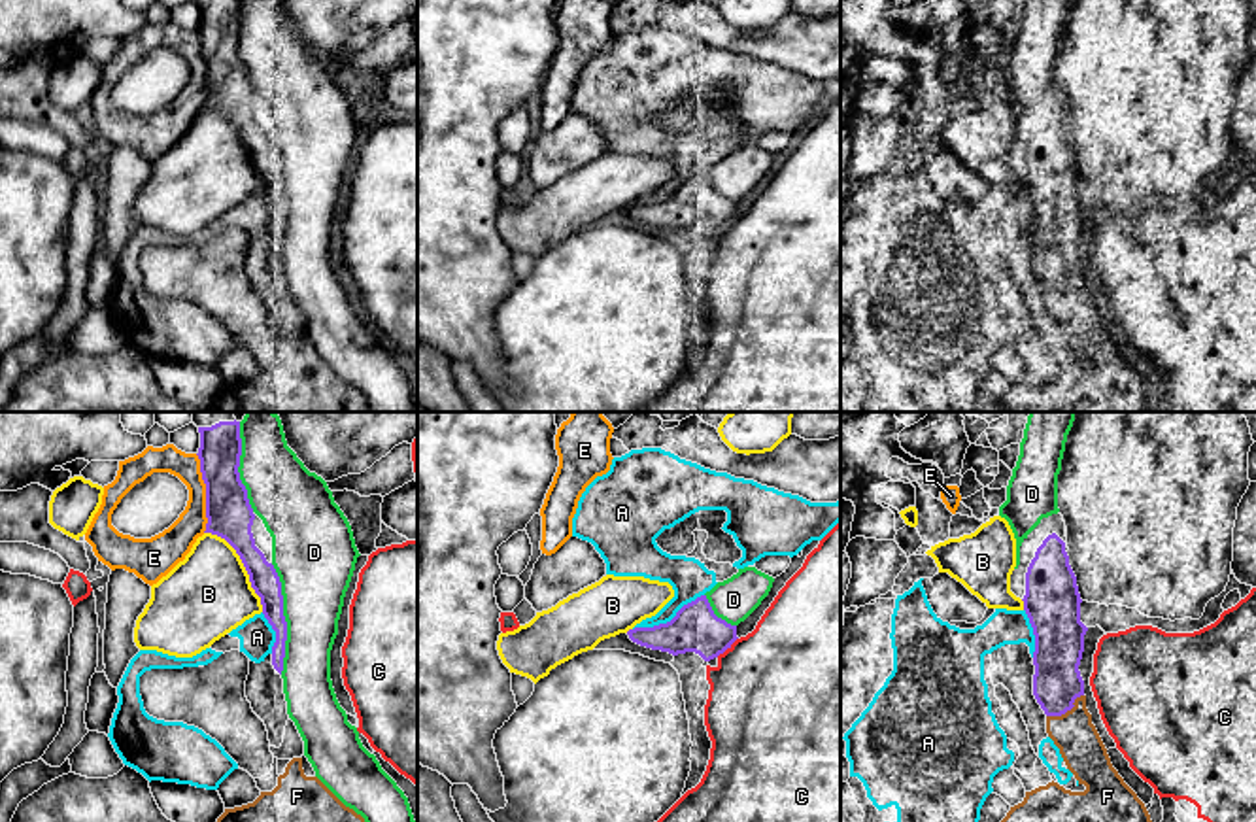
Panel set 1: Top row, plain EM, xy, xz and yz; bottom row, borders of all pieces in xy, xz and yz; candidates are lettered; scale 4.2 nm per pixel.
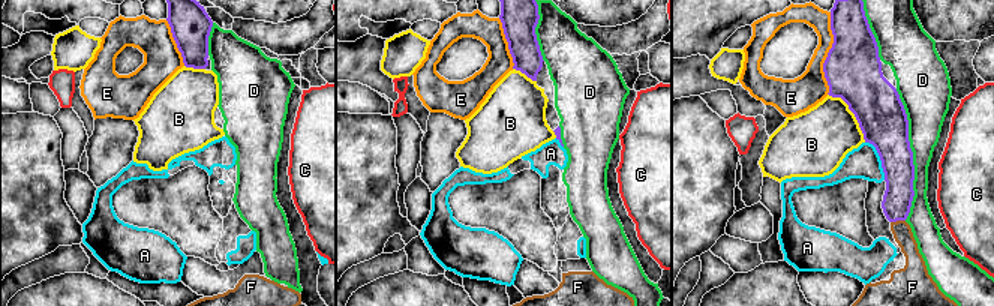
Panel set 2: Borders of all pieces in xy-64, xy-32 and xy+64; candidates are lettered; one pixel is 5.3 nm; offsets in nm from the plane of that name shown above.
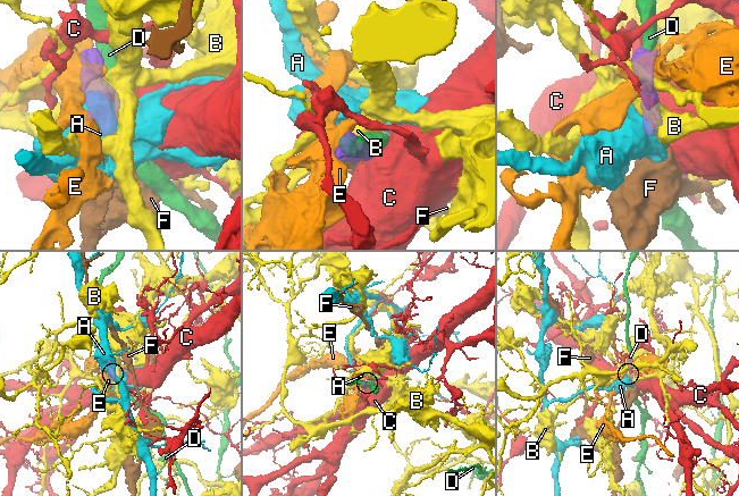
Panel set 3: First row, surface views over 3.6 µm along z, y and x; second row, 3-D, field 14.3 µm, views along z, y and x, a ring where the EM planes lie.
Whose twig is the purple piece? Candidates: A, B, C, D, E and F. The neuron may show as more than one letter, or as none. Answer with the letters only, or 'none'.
F

